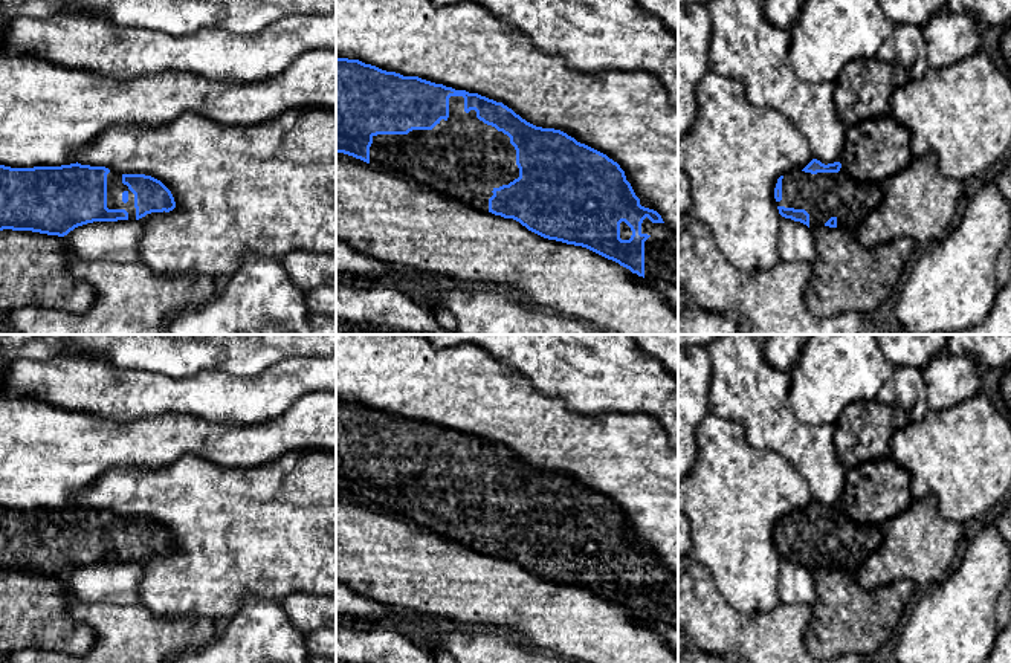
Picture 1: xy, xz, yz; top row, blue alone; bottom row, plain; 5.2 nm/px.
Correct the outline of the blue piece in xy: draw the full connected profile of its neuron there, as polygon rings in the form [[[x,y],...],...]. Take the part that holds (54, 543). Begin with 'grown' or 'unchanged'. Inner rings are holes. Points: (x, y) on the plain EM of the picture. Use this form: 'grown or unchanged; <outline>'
grown; [[[70,506],[61,509],[11,510],[0,507],[0,573],[32,573],[64,579],[93,564],[139,562],[176,550],[171,533],[145,516],[121,516],[105,509]]]

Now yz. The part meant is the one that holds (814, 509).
grown; [[[817,501],[799,513],[780,518],[774,530],[782,559],[811,571],[843,570],[854,577],[883,538],[883,526],[860,524],[840,504],[825,507]]]

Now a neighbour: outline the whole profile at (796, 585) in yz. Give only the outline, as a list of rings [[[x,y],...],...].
[[[783,559],[779,568],[779,593],[780,603],[812,606],[817,599],[812,571]]]

